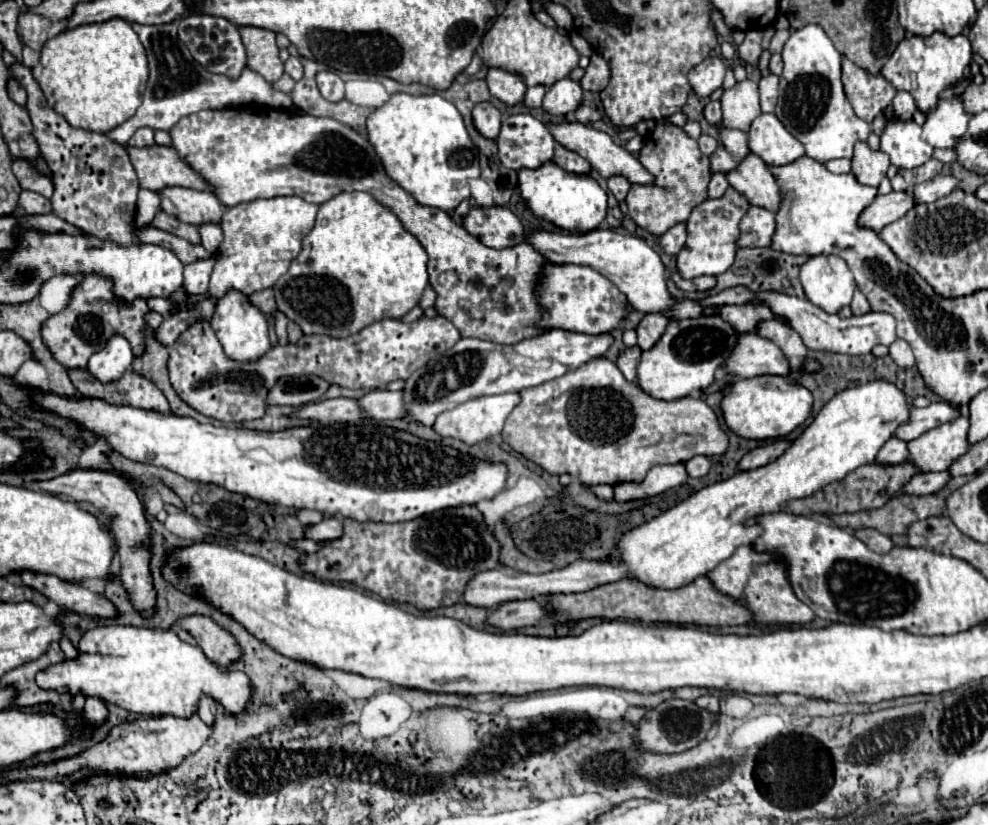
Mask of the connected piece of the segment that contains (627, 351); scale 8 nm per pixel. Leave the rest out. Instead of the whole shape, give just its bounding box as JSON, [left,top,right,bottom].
[616,345,642,381]

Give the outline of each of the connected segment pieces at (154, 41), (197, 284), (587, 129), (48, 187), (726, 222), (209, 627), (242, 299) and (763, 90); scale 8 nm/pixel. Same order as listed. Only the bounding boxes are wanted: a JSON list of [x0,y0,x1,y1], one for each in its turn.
[[108,21,294,145],[184,257,216,295],[546,121,652,183],[12,159,54,197],[676,187,750,279],[180,615,242,667],[210,289,270,361],[758,75,778,113]]

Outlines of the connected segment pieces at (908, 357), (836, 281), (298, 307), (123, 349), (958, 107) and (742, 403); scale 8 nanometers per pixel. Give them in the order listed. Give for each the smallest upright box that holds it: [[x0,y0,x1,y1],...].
[[888,339,914,367],[800,255,856,313],[274,191,428,337],[88,335,134,383],[922,95,972,149],[722,375,812,439]]

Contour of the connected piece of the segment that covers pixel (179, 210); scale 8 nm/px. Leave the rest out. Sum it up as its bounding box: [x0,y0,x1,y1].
[160,187,228,225]

